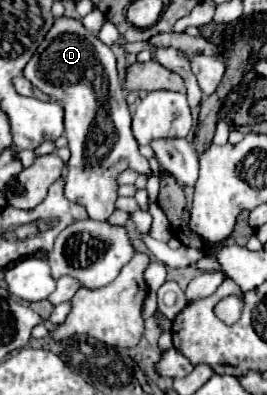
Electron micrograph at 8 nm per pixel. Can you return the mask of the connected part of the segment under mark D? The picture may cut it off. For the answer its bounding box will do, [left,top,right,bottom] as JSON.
[24,17,152,221]

